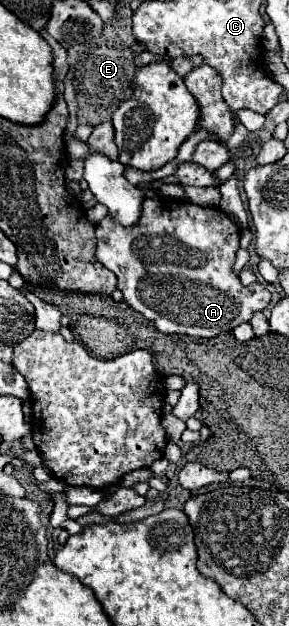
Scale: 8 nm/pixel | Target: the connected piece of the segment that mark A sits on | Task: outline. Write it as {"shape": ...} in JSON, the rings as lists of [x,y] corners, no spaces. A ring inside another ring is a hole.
{"shape":[[[150,198],[144,200],[142,218],[136,226],[124,228],[112,218],[104,218],[96,224],[96,238],[96,258],[116,274],[124,302],[136,312],[140,312],[164,334],[212,338],[224,332],[232,332],[242,322],[250,322],[254,312],[264,310],[270,304],[272,294],[266,286],[242,286],[240,278],[236,276],[234,260],[238,250],[240,228],[220,208],[204,208],[188,200],[178,202],[172,198]]]}

